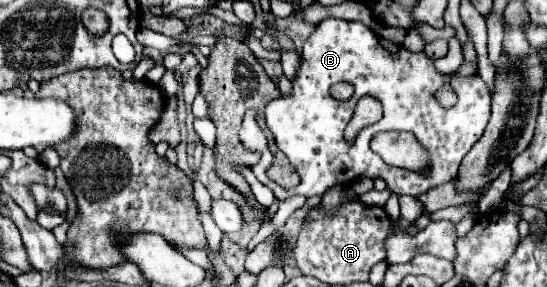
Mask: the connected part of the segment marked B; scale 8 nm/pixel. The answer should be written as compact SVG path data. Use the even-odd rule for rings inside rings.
M325 18L317 24L315 32L303 46L301 66L293 80L291 92L265 106L267 126L273 132L279 150L283 150L297 168L301 184L293 190L283 190L269 180L267 168L271 166L271 150L267 148L265 136L257 126L255 114L245 114L239 140L247 150L261 154L259 164L253 166L253 174L261 184L271 188L279 200L287 200L293 194L303 194L307 198L323 196L333 186L349 186L357 176L367 176L371 180L383 178L387 188L397 196L419 196L429 190L429 186L445 184L457 176L463 156L483 134L485 120L489 120L491 94L479 76L453 76L449 82L455 88L459 102L447 110L433 96L443 86L443 74L435 70L433 60L427 58L425 52L409 52L403 44L391 44L361 22ZM337 82L353 84L355 94L351 100L339 102L331 98L329 88ZM361 96L377 98L383 104L383 118L377 124L361 130L353 144L347 144L343 140L343 130L349 124L355 104ZM385 130L413 132L421 146L431 154L431 170L409 172L385 164L381 156L369 148L371 138Z

